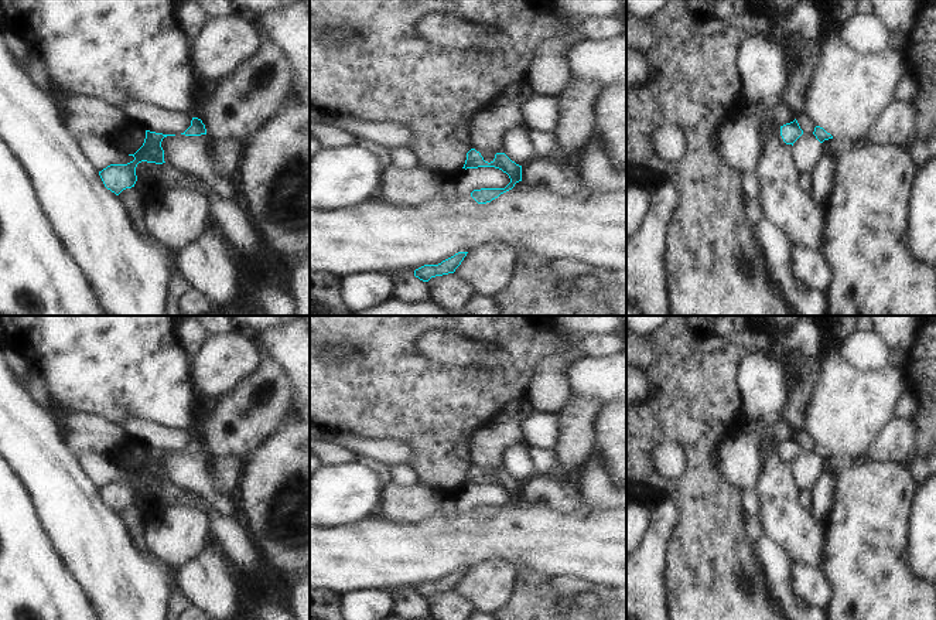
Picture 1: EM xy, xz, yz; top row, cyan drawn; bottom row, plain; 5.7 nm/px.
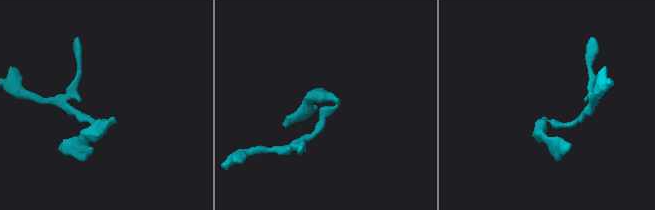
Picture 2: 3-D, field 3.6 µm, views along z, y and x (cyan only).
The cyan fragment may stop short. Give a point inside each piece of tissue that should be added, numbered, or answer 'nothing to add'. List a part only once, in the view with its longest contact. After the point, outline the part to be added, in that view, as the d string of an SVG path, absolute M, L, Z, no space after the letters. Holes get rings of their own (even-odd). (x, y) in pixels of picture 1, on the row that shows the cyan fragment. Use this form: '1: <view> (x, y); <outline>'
nothing to add

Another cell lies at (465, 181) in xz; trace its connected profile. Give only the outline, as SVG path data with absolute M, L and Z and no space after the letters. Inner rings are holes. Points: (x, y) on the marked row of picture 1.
M495 167L461 168L454 176L458 195L471 195L474 190L481 188L505 188L509 183L509 176Z

